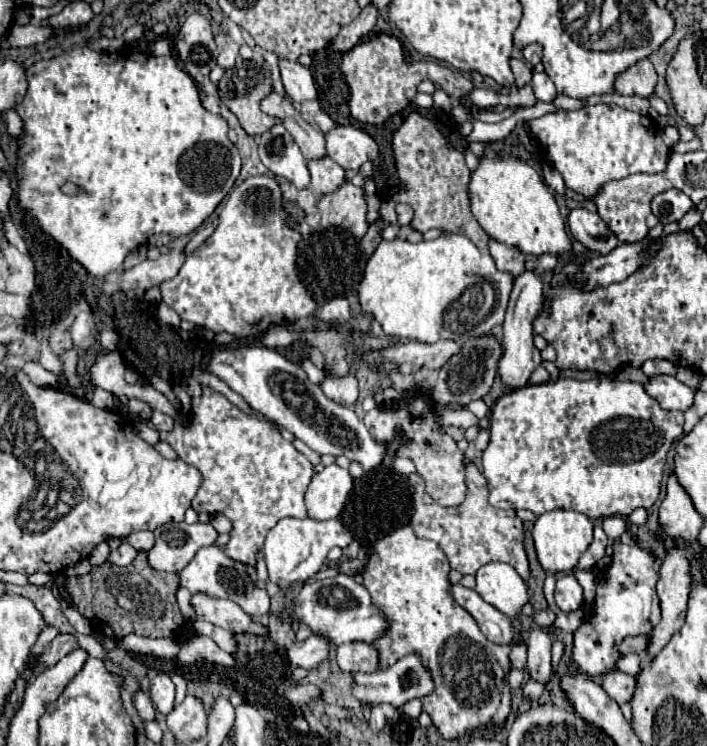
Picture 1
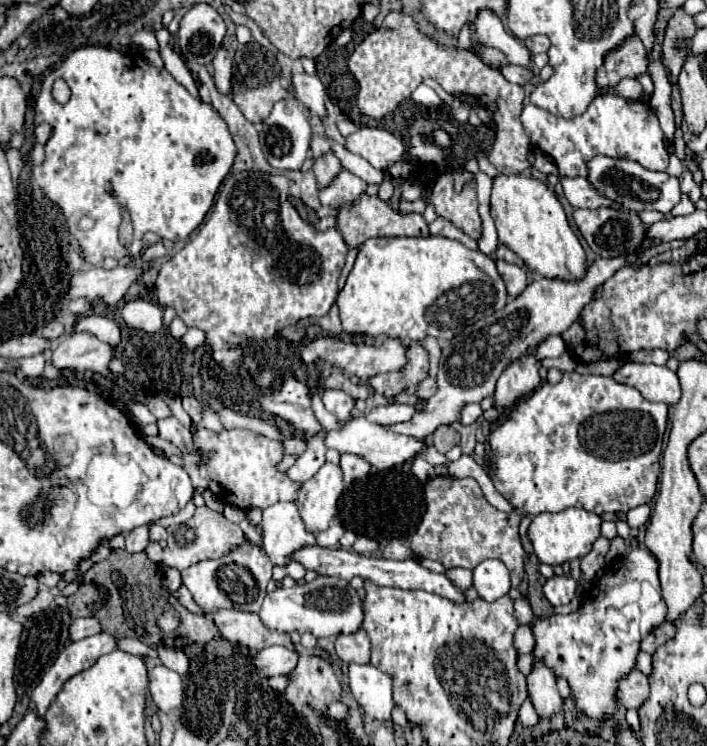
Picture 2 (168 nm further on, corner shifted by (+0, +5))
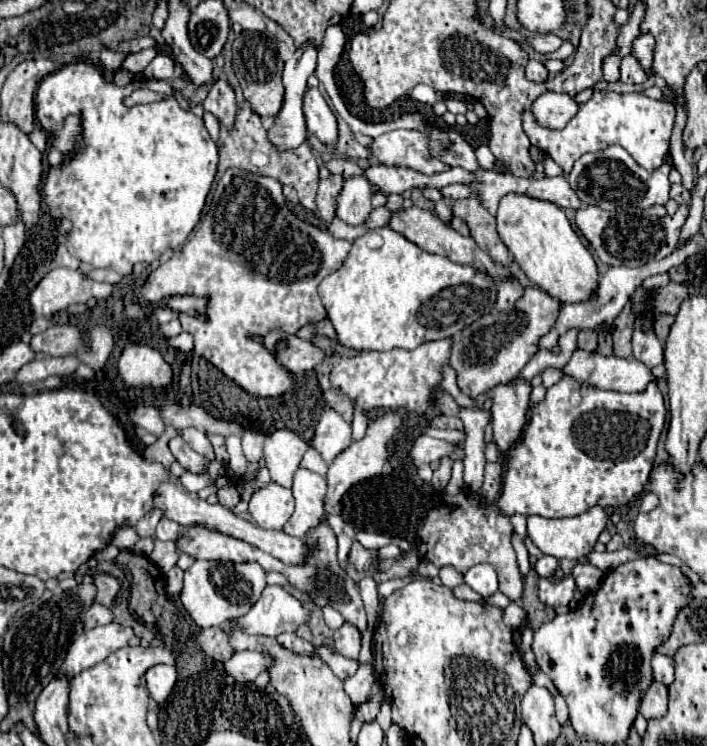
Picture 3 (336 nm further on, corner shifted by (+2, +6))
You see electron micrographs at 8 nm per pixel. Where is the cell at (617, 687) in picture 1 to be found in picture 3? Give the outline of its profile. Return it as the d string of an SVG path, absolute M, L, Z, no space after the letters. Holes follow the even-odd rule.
M653 682L653 686L649 688L649 694L645 694L645 698L641 702L639 714L645 716L647 720L663 718L667 714L667 702L669 702L667 686L661 682Z

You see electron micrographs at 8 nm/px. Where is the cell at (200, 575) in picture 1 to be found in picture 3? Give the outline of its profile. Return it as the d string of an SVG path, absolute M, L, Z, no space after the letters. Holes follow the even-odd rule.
M195 560L195 564L189 570L185 570L179 600L193 618L193 622L205 630L211 626L223 626L227 620L247 614L249 608L261 596L263 588L265 588L265 572L257 564Z

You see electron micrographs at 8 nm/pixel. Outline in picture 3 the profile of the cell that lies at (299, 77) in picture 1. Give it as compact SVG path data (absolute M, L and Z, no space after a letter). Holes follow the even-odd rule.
M309 88L303 98L303 112L307 130L315 134L321 144L325 146L337 146L337 120L331 108L327 106L325 98L317 88Z

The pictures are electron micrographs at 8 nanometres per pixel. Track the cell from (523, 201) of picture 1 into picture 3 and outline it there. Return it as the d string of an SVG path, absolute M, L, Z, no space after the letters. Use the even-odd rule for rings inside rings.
M507 194L501 198L497 210L497 232L501 234L507 248L513 252L515 262L521 266L525 276L541 290L545 290L551 298L563 304L587 302L597 298L597 264L591 252L573 232L565 212L559 206L529 196Z

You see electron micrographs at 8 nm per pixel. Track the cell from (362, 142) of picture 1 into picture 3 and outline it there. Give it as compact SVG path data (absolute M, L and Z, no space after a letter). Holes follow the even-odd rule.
M393 130L371 144L373 160L387 166L403 166L421 174L437 174L449 170L445 162L437 160L429 152L429 136L421 130Z

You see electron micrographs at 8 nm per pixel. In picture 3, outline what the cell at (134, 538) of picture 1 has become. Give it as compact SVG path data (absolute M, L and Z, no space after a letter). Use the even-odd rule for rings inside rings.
M163 518L161 522L159 522L159 526L157 526L157 538L159 540L175 540L177 538L177 534L181 532L181 526L177 524L177 522L173 522L173 520L169 520L169 518Z

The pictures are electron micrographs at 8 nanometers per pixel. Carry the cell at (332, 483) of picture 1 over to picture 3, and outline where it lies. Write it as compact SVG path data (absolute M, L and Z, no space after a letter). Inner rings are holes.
M299 468L293 476L293 496L295 512L289 522L283 526L283 532L289 536L303 538L309 528L317 526L323 516L327 482L325 476Z

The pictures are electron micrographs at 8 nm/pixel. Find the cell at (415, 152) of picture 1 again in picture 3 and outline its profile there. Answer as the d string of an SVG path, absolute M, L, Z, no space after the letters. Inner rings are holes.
M465 198L453 202L453 214L467 222L467 226L471 228L471 236L481 250L485 250L499 264L509 262L509 250L497 234L497 220L479 200Z

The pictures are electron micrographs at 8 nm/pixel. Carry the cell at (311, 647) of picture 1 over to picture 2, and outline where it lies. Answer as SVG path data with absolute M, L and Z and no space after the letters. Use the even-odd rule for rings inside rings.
M273 645L273 647L261 649L253 659L253 665L259 675L267 675L267 677L287 675L297 667L297 653L287 647Z

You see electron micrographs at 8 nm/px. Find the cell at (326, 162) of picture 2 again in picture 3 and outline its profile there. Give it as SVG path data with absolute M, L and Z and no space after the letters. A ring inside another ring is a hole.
M329 176L327 180L319 182L317 208L319 208L319 216L325 224L329 224L335 218L335 206L337 206L337 198L339 198L341 188L343 188L341 176Z

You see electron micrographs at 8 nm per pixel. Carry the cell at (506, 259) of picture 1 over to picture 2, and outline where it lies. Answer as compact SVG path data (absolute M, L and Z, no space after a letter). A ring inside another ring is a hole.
M497 259L497 269L499 269L499 273L501 273L501 277L503 277L505 285L507 285L509 295L517 297L527 287L527 275L525 275L525 271L521 267L517 267L513 263L507 263L503 259Z

